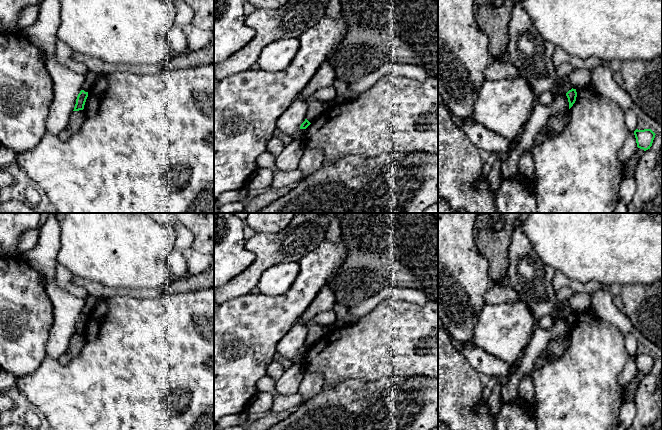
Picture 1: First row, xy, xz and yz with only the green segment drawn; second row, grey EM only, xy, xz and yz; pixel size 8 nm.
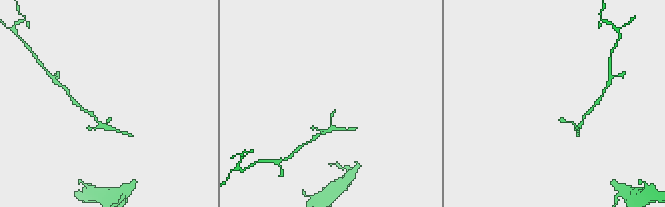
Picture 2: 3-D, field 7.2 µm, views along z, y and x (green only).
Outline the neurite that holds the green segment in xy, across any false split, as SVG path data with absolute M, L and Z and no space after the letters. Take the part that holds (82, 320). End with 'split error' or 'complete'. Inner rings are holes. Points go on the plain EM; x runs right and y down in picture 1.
M81 314L77 320L76 328L73 335L83 334L87 321L88 321L88 316Z | complete

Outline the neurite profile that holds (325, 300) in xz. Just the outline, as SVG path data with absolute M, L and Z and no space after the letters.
M324 286L302 314L302 324L308 329L306 343L310 347L320 341L329 330L328 327L313 323L312 320L323 311L333 310L336 303L334 292L329 287Z

